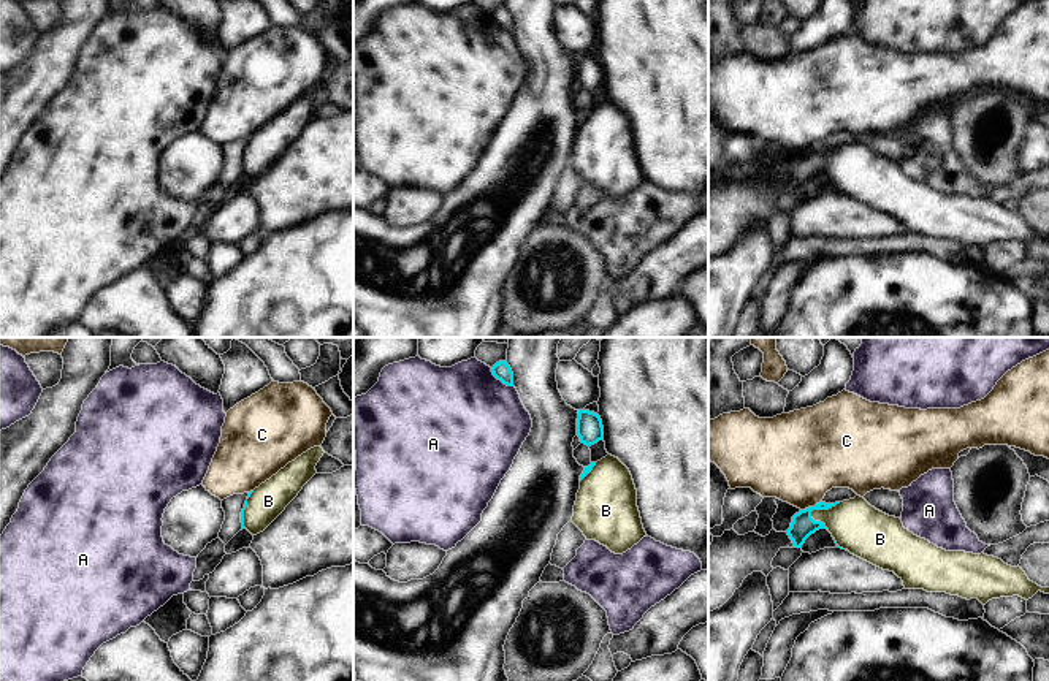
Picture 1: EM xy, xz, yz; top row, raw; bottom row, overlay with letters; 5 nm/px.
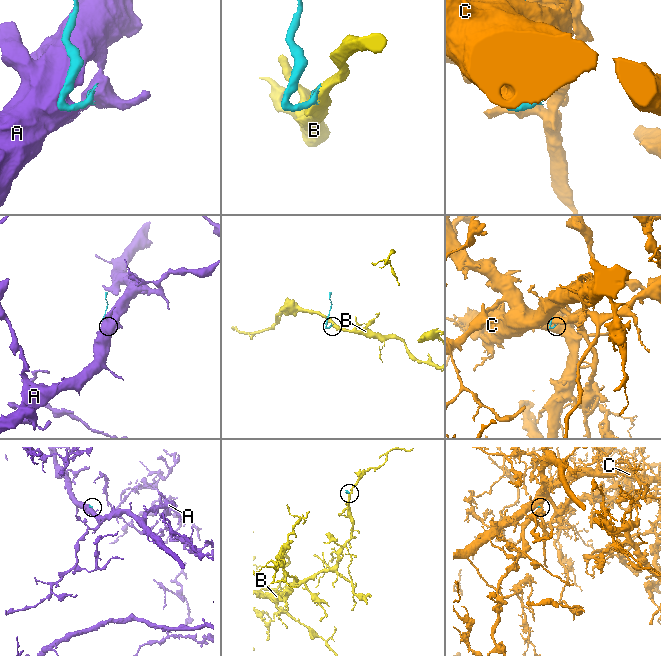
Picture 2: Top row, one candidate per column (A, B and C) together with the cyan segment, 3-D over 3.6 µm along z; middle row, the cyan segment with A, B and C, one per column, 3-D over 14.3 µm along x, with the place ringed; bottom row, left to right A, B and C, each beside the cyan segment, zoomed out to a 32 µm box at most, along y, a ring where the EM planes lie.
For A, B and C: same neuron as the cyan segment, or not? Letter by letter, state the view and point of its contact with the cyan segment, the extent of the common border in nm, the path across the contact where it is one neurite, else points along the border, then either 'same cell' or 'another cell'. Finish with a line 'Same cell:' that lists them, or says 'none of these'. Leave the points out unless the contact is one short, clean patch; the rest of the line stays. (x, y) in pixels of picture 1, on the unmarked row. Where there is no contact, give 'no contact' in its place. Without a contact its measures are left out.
A: meets cyan in xz at (499, 24); contact 160 nm long; another cell
B: meets cyan in yz at (823, 154); contact 180 nm long; runs through yz (802, 171), (813, 155), (823, 154), (831, 162), (856, 171); same cell
C: meets cyan in yz at (810, 152); contact 130 nm long; another cell
Same cell: B

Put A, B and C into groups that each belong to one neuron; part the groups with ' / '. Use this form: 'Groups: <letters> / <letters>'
Groups: A / B / C.

